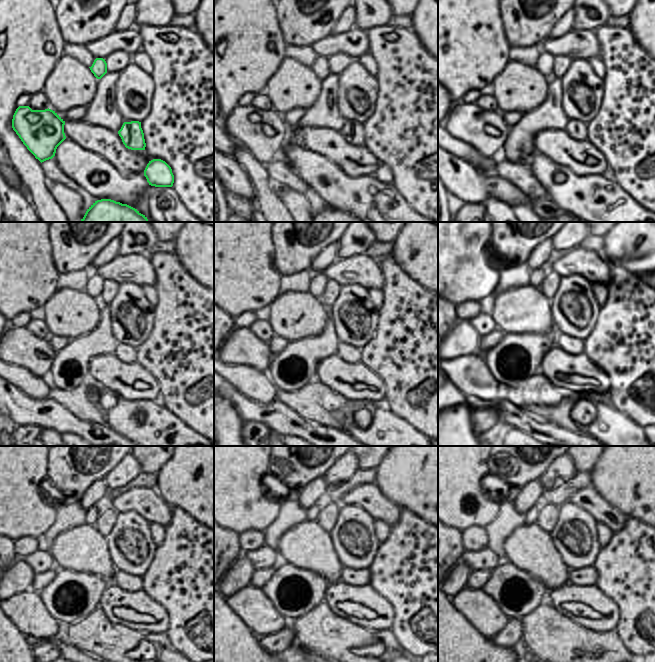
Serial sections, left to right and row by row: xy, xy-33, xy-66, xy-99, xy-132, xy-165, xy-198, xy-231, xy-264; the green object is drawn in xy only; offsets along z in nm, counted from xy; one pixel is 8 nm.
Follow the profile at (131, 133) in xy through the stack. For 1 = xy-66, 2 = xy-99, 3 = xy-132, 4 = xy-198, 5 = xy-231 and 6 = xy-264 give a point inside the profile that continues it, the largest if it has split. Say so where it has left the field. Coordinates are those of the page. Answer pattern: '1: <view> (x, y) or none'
1: xy-66 (577, 129)
2: xy-99 (127, 353)
3: xy-132 (349, 353)
4: xy-198 (131, 581)
5: xy-231 (355, 577)
6: xy-264 (588, 576)

